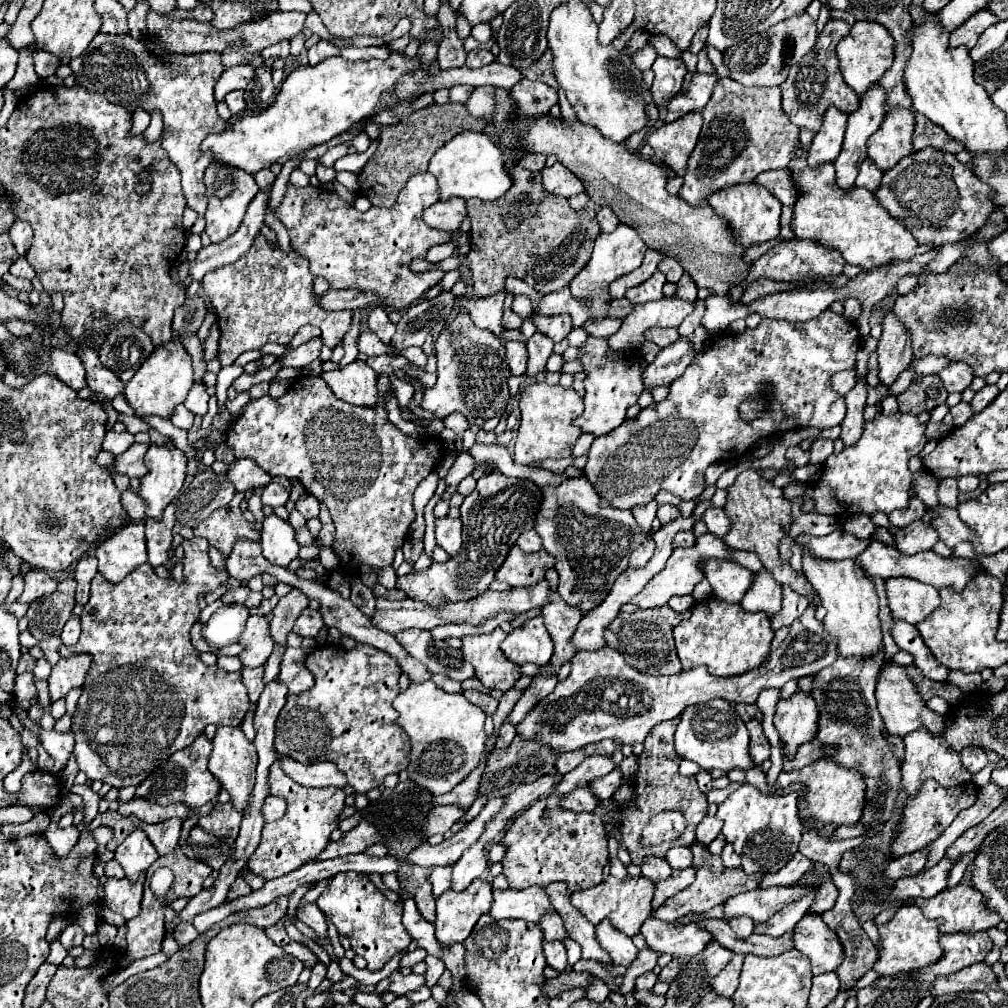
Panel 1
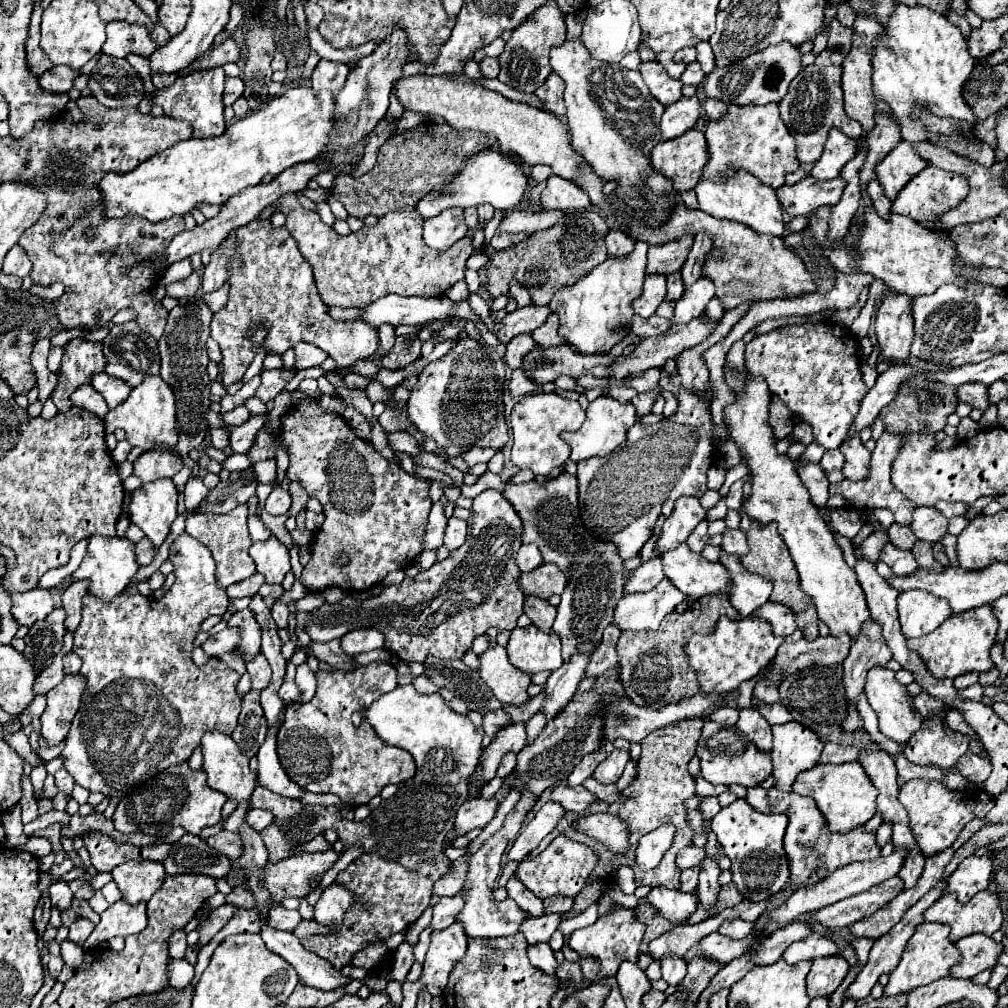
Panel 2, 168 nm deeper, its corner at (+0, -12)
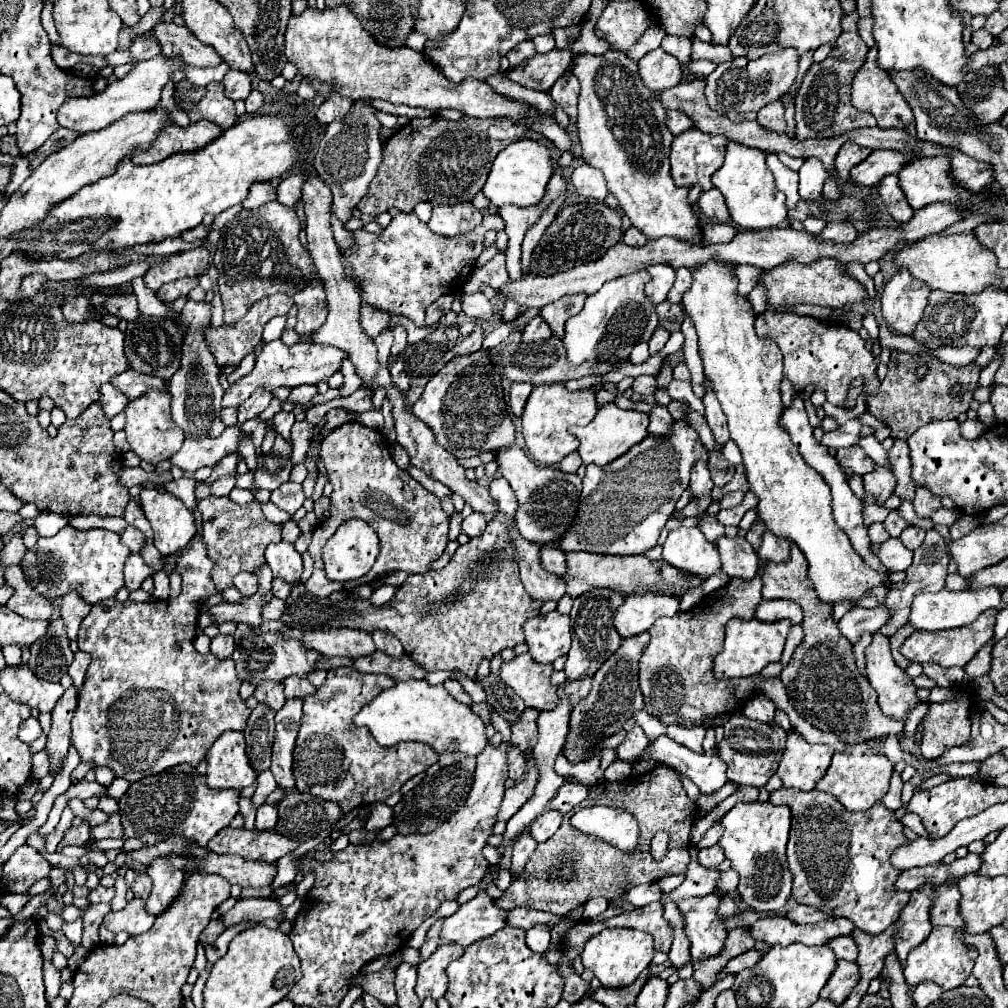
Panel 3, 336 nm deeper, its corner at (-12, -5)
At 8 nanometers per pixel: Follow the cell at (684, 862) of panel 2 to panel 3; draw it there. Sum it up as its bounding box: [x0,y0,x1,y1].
[697,822,723,848]

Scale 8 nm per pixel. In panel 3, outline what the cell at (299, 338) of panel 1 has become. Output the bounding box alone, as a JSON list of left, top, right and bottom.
[223,339,347,408]

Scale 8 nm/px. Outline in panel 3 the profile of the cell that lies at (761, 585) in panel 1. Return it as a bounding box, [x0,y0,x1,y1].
[715,536,759,580]

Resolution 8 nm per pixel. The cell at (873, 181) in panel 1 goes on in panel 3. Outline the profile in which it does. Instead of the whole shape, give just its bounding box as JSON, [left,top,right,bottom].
[879,174,913,222]

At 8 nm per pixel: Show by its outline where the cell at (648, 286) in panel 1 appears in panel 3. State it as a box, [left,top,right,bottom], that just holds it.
[645,264,675,304]

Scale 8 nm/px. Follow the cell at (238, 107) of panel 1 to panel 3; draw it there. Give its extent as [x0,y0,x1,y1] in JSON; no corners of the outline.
[245,90,263,116]

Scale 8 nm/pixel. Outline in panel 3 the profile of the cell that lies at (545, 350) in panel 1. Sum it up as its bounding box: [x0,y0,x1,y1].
[509,384,533,420]

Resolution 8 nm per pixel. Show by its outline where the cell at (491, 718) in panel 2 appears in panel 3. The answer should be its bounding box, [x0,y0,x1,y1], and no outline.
[511,708,539,752]

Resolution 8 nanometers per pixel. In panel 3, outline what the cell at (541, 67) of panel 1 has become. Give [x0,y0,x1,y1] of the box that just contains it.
[549,74,579,118]

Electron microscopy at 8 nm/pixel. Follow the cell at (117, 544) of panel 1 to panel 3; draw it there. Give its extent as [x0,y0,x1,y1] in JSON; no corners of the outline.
[19,524,131,604]

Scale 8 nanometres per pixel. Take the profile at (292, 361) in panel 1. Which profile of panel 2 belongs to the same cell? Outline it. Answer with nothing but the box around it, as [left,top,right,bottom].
[255,369,297,403]

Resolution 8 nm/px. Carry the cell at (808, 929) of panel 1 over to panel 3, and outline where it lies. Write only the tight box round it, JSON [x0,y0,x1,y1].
[821,960,859,1006]

